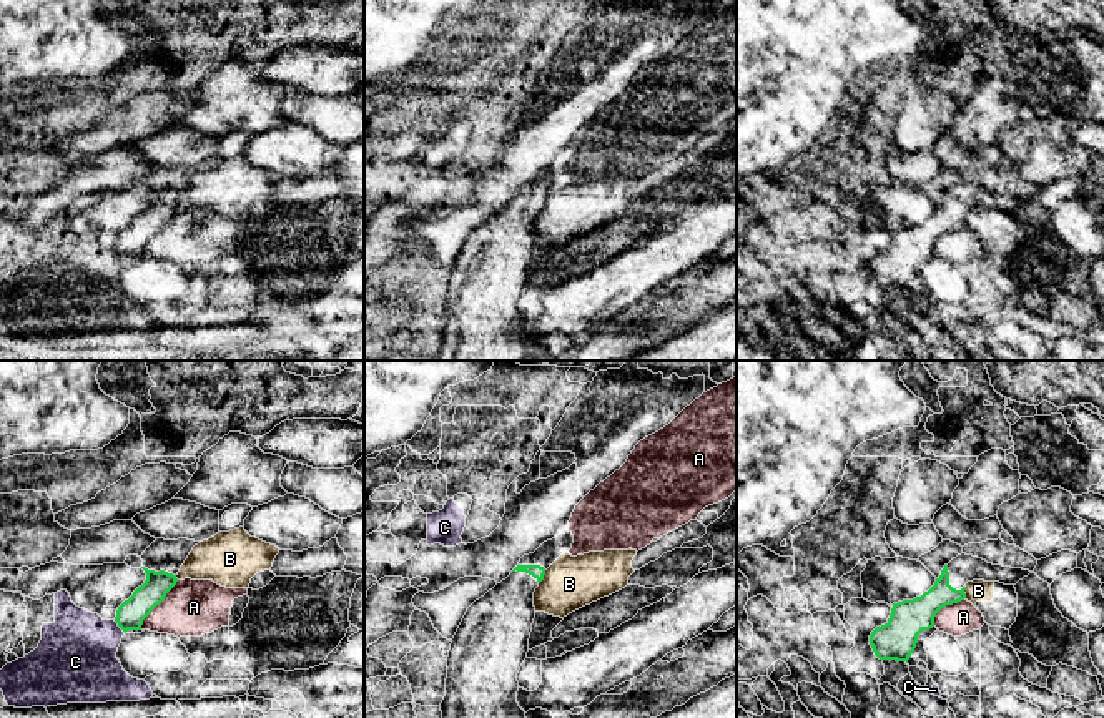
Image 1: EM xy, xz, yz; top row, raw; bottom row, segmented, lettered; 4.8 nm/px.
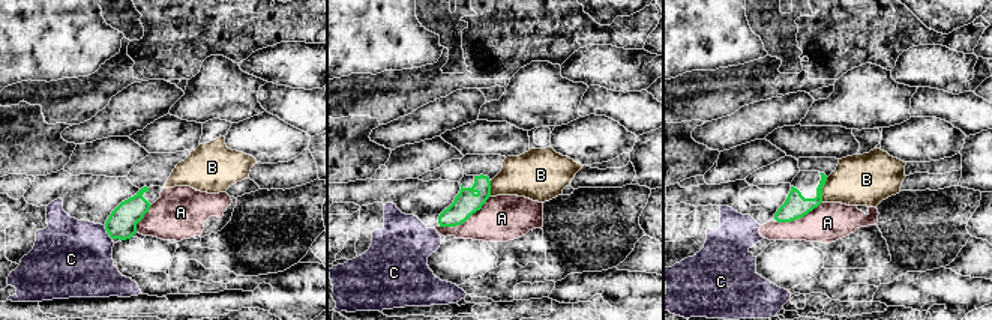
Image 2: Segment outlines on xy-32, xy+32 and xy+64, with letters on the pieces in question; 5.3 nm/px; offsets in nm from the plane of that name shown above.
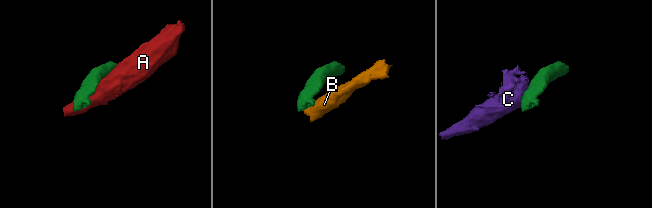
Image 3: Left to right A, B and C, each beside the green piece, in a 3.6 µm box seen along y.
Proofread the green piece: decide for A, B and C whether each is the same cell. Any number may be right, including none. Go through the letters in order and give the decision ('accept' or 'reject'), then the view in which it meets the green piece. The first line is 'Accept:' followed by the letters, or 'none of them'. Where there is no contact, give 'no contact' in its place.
Accept: none of them
A: reject | xy
B: reject | xz
C: reject | xy

